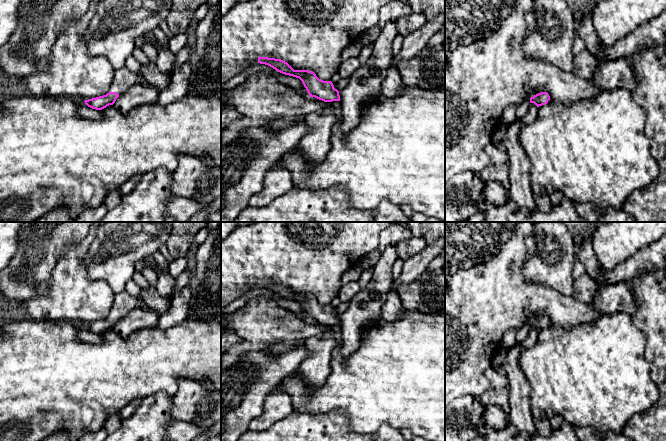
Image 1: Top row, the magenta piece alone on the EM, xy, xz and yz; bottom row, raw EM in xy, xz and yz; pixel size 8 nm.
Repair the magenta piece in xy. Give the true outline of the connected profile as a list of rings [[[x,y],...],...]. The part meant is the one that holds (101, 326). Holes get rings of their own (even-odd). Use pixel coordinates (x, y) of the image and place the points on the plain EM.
[[[125,290],[115,294],[110,315],[103,320],[85,324],[85,328],[96,334],[102,334],[109,329],[113,329],[116,323],[128,315],[133,310],[154,311],[139,297],[133,297]]]

